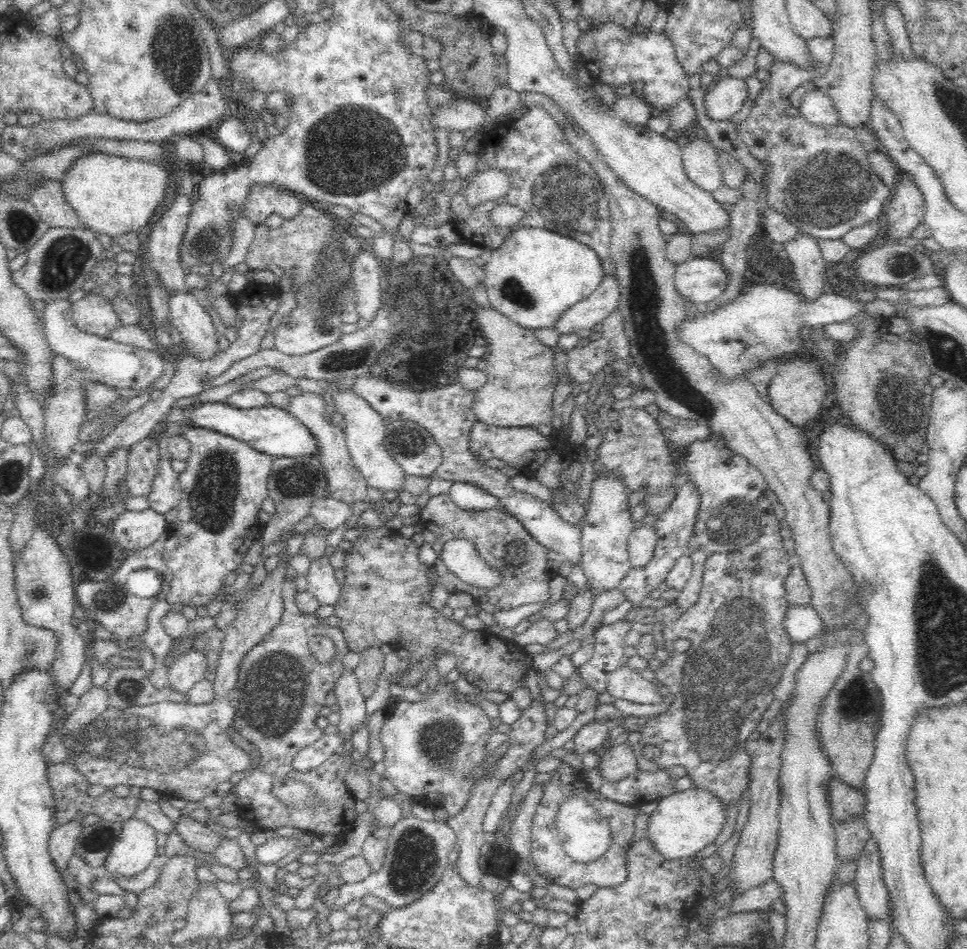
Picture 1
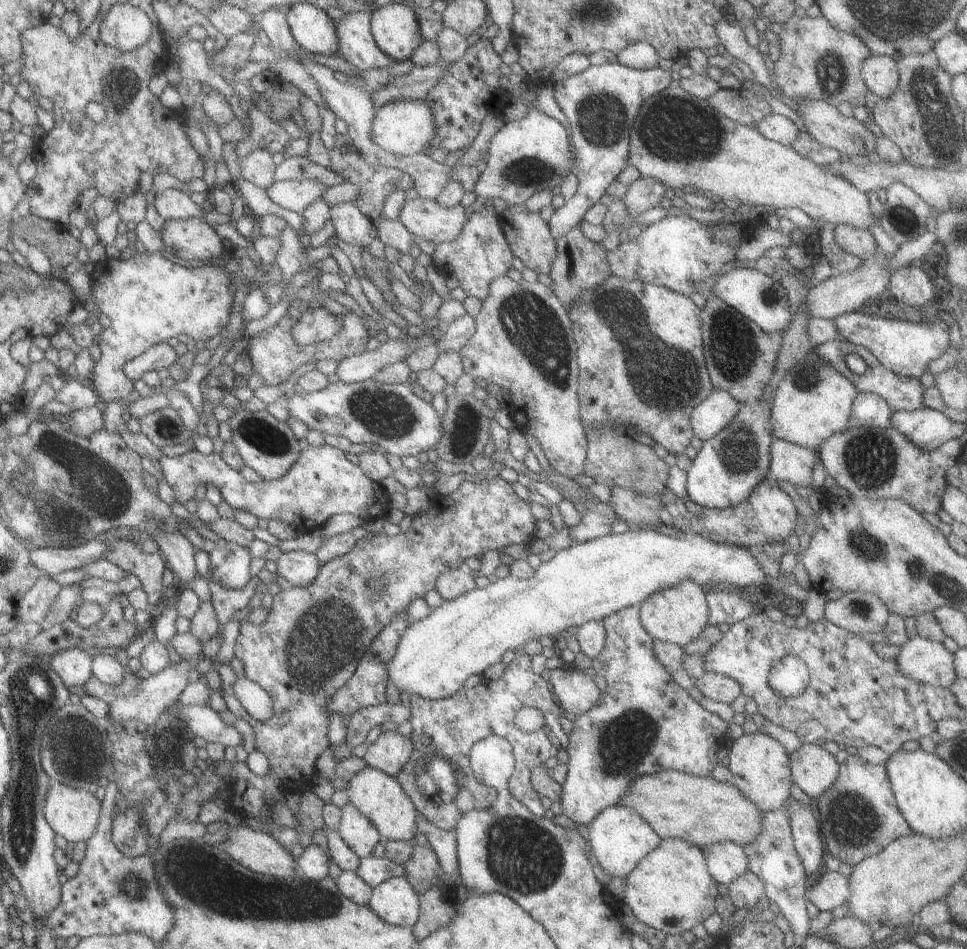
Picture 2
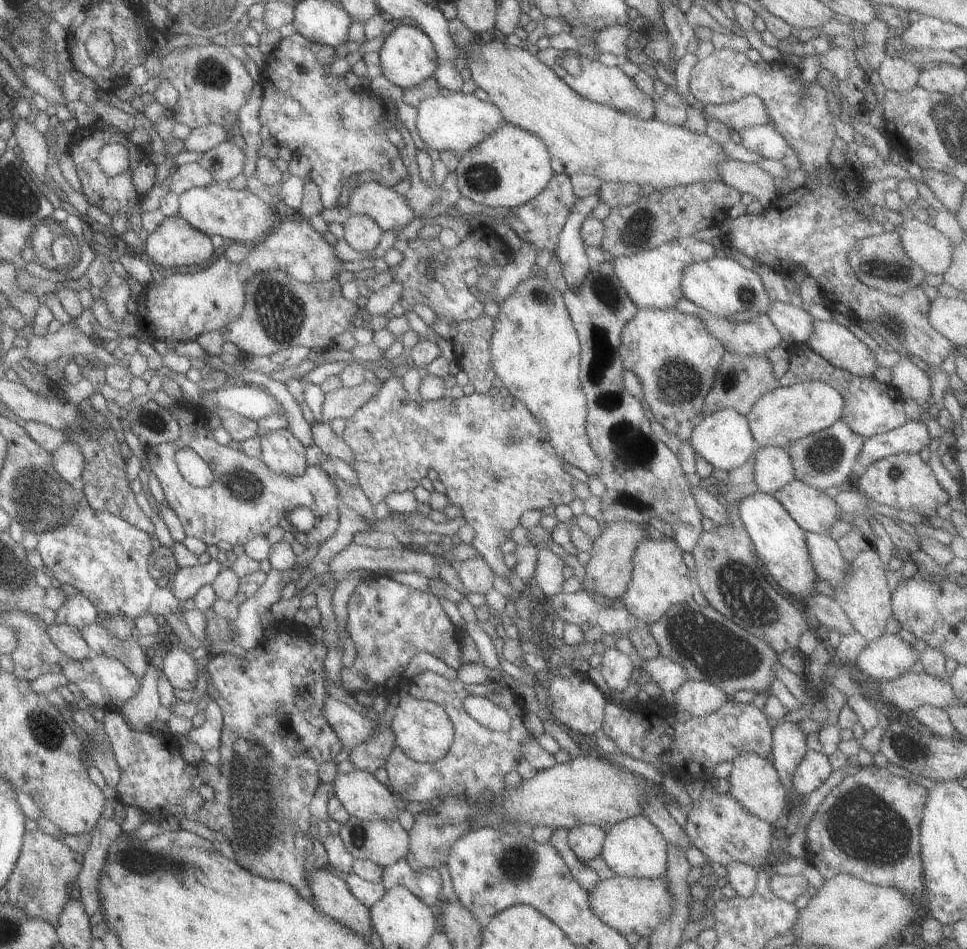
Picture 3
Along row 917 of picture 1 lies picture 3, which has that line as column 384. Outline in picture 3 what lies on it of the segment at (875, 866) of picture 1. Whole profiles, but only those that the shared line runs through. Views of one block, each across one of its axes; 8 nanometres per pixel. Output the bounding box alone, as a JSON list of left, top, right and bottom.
[382,858,442,908]

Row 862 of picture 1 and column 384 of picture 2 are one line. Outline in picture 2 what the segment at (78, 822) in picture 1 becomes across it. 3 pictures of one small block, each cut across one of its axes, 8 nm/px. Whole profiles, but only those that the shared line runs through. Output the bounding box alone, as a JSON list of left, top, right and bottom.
[335,12,394,71]

